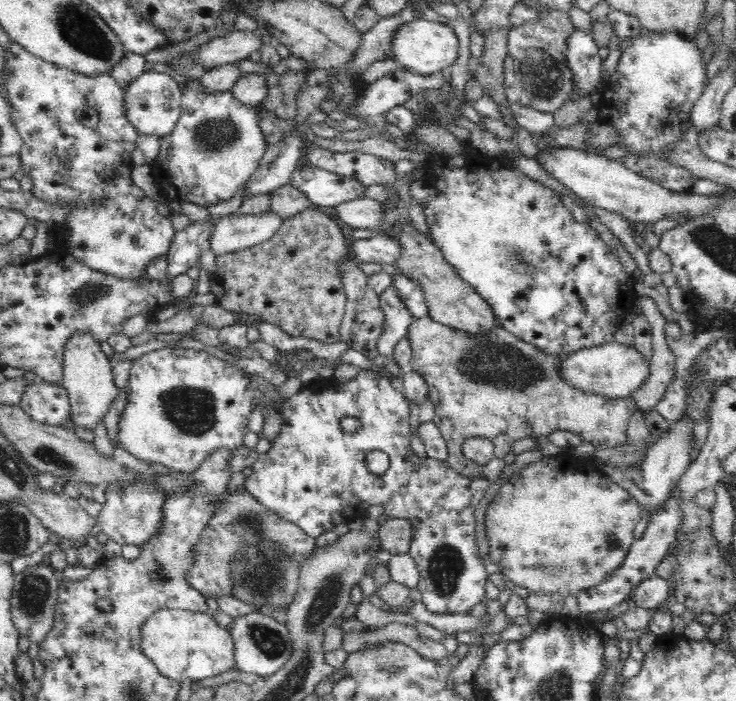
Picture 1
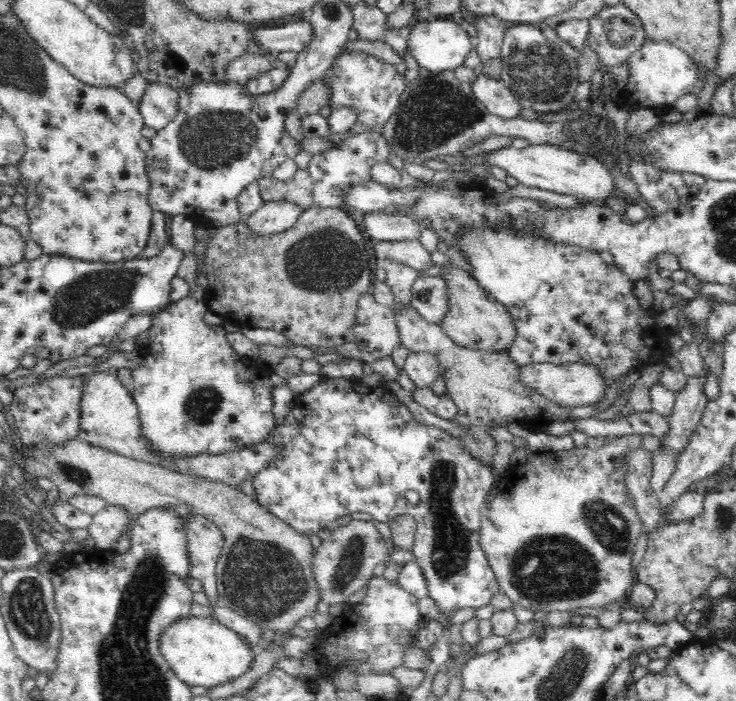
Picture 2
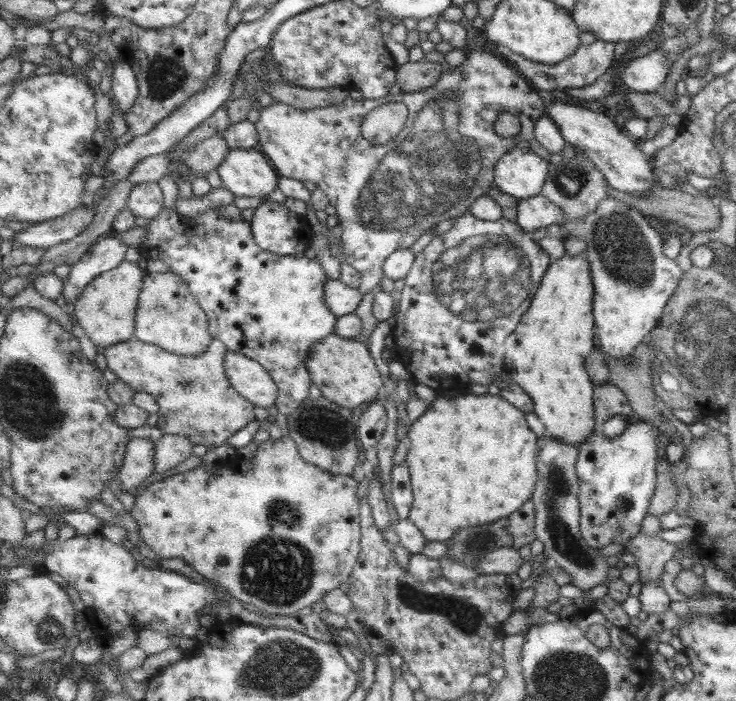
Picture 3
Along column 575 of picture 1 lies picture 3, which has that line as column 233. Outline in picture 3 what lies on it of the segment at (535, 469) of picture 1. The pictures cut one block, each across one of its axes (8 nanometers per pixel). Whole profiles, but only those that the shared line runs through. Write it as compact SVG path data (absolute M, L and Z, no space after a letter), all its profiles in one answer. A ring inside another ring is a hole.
M289 434L281 438L269 438L258 445L254 454L255 464L251 470L243 470L245 476L239 476L241 470L235 468L235 474L225 476L217 470L217 464L213 468L209 464L200 464L198 467L183 473L167 476L159 481L155 481L137 496L130 514L137 519L137 531L141 533L143 542L147 544L159 558L181 558L191 568L196 570L210 582L221 584L227 588L233 597L240 602L253 605L255 610L269 615L294 616L301 608L313 606L315 602L323 600L327 592L337 590L341 584L349 582L357 562L360 561L361 554L361 500L359 498L359 486L353 476L333 474L332 471L323 470L320 466L307 462L297 448L297 443Z

